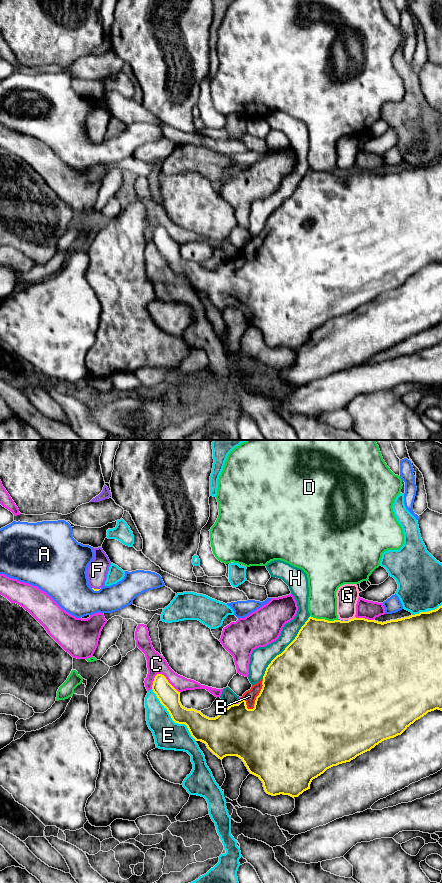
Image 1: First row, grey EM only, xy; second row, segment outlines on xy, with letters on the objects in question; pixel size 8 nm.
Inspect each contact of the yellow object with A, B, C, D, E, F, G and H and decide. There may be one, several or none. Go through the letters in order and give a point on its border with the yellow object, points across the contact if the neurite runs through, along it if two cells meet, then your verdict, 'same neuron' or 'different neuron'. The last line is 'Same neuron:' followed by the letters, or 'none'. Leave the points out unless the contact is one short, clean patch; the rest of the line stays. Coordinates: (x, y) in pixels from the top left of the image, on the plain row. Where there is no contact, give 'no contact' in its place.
A: meets yellow in xy at (96, 142); different neuron
B: meets yellow in xy at (258, 247); same neuron
C: meets yellow in xy at (167, 232); different neuron
D: meets yellow in xy at (324, 171); different neuron
E: meets yellow in xy at (171, 269); different neuron
F: meets yellow in xy at (96, 141); same neuron
G: meets yellow in xy at (351, 171); different neuron
H: meets yellow in xy at (286, 199); different neuron
Same neuron: B, F

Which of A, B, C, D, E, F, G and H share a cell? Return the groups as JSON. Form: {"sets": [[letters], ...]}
{"sets": [["A"], ["B", "F"], ["C"], ["D"], ["E"], ["G"], ["H"]]}

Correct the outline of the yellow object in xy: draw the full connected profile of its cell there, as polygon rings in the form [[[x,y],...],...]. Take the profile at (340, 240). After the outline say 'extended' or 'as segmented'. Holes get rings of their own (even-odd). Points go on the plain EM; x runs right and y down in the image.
[[[442,157],[429,164],[420,164],[397,172],[378,174],[365,170],[353,170],[348,173],[316,171],[309,169],[299,182],[295,191],[277,207],[266,220],[263,230],[246,243],[238,256],[228,258],[217,269],[209,270],[195,261],[187,261],[180,254],[178,244],[162,226],[154,230],[152,242],[160,255],[167,261],[172,272],[178,276],[185,276],[196,293],[206,296],[207,300],[219,311],[226,308],[239,309],[250,326],[257,328],[263,335],[267,346],[289,347],[298,349],[310,341],[313,331],[323,326],[327,321],[342,315],[350,314],[357,308],[370,303],[384,292],[401,287],[411,276],[428,264],[436,261],[442,263]]]; extended

